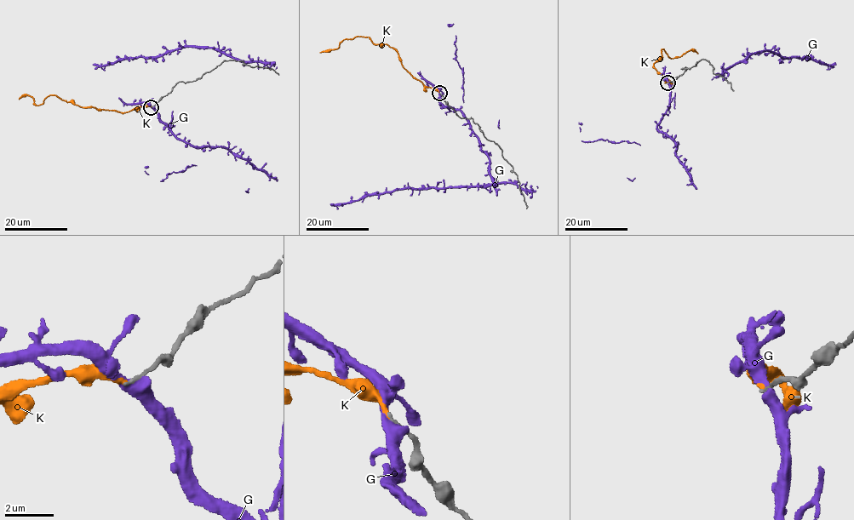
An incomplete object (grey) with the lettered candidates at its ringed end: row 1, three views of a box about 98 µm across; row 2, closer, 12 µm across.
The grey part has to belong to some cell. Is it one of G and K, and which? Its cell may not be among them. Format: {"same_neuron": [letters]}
{"same_neuron": []}

